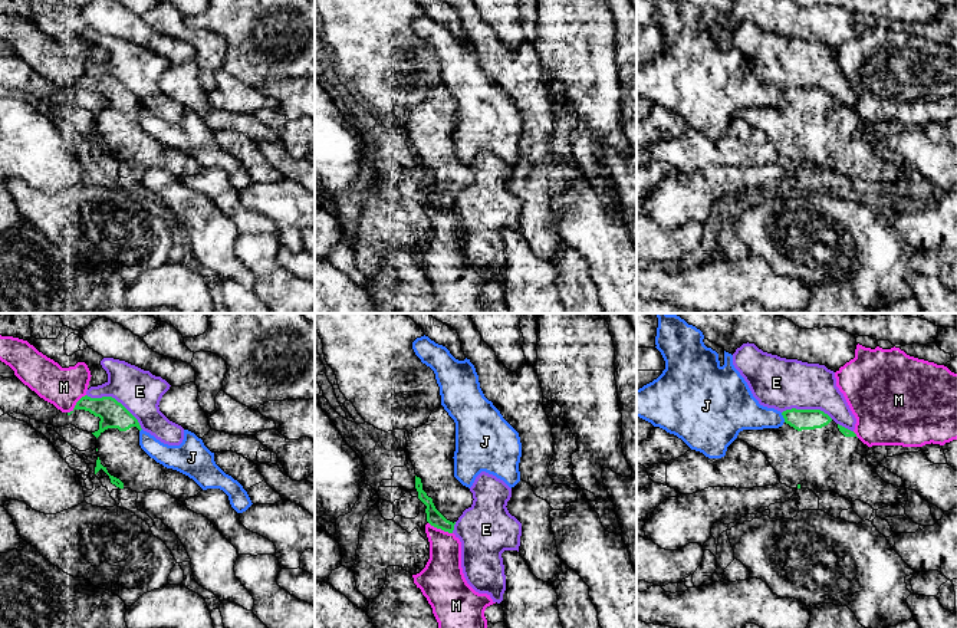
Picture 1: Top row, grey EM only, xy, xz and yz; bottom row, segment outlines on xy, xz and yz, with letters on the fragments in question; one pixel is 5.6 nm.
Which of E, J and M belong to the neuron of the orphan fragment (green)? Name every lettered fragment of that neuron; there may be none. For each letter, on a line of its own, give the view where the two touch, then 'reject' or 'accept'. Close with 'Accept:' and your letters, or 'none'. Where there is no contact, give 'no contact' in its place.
E: xy | reject
J: yz | reject
M: xz | reject
Accept: none

